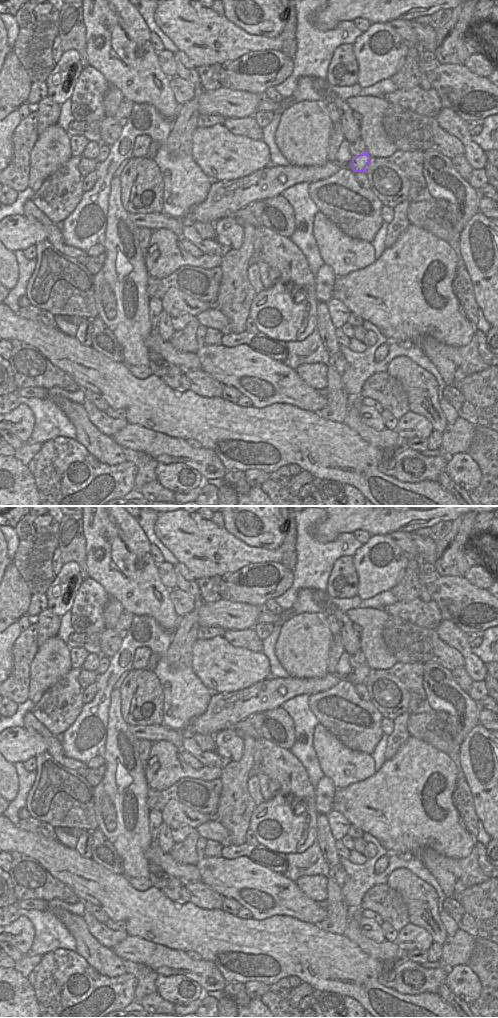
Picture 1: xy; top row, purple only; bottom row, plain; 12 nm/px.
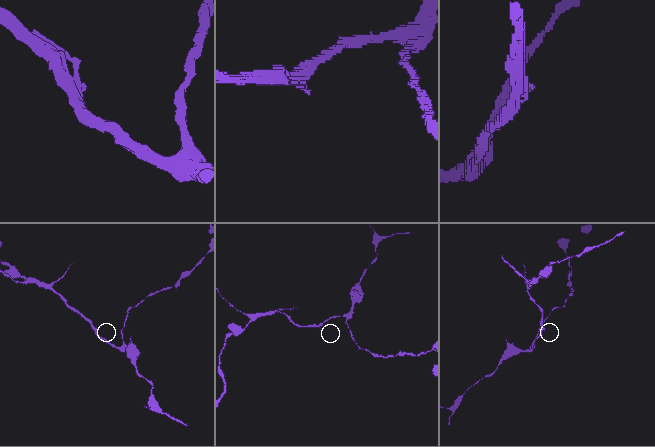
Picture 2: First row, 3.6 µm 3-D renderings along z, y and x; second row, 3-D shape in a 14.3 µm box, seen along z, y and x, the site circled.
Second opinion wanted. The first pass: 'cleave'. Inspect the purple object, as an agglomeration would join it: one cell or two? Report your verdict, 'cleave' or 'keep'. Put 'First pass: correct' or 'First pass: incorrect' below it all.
keep
First pass: incorrect

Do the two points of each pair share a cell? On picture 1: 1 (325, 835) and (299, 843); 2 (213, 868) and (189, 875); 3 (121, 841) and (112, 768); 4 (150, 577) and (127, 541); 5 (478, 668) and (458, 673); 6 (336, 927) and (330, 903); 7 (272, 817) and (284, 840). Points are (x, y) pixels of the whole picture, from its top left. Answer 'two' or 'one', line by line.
1: two
2: two
3: one
4: one
5: two
6: one
7: one

